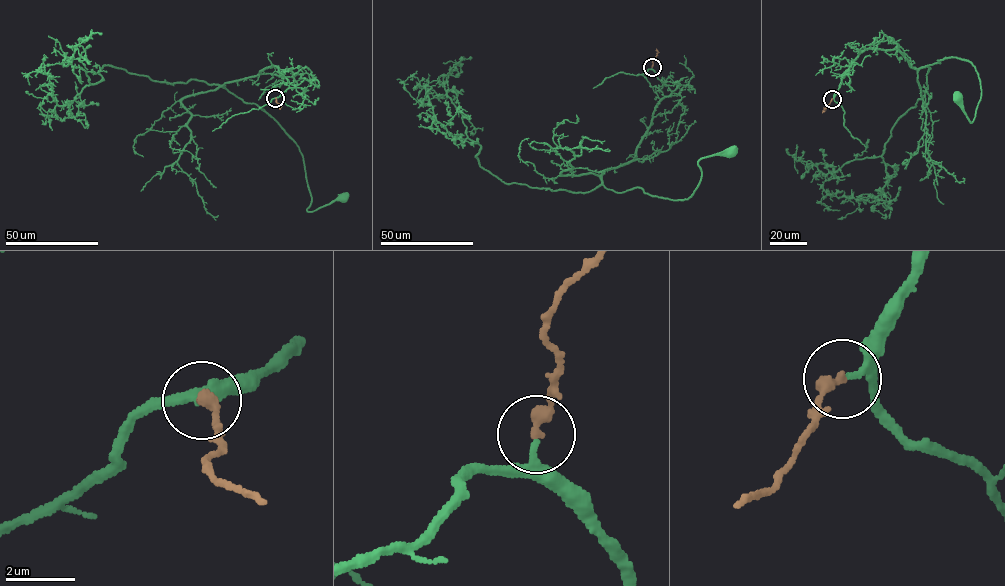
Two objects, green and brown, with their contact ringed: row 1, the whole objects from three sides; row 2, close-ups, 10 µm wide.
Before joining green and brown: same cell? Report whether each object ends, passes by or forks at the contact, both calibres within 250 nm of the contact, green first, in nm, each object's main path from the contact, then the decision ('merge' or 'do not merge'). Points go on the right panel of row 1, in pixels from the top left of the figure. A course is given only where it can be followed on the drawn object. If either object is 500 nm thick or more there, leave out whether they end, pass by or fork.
green passes by | brown ends | 150/360 nm | green via (833, 99), (849, 63), (874, 48), (897, 49), (915, 68), (966, 60), (981, 90), (972, 121), (958, 98) | brown via (832, 99), (822, 112) | merge

